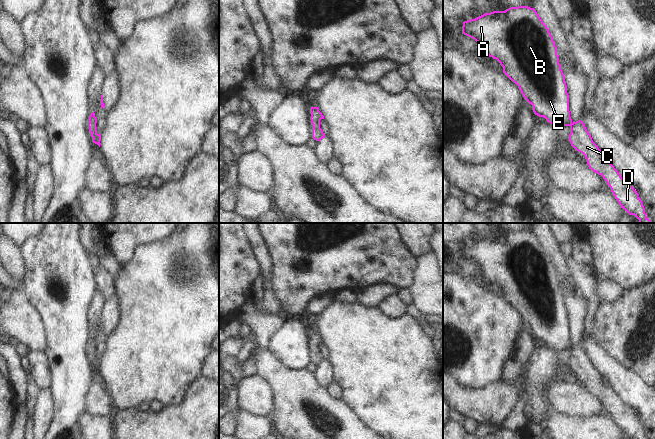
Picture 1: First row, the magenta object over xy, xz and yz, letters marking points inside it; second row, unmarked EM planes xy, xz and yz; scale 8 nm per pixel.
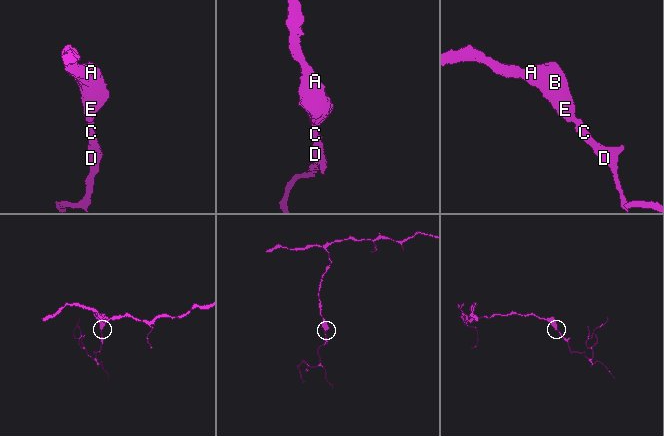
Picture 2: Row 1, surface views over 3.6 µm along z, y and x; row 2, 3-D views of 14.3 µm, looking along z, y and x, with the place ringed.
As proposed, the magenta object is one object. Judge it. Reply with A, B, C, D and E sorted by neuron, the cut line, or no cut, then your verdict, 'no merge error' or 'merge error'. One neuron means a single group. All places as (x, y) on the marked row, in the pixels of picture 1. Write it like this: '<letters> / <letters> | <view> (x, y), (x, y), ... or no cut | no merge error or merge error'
A B C D E | no cut | no merge error

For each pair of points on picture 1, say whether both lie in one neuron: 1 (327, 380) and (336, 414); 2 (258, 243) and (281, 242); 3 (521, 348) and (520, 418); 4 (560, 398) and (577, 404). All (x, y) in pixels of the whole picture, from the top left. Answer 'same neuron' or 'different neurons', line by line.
1: different neurons
2: different neurons
3: same neuron
4: same neuron

